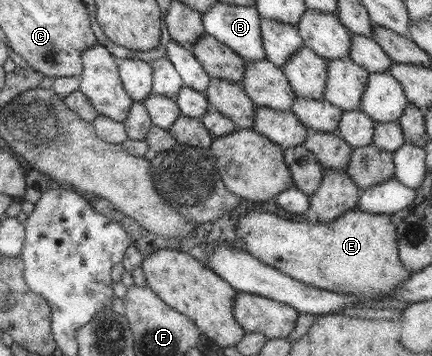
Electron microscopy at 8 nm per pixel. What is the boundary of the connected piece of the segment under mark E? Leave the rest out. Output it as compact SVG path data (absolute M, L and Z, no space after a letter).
M357 208L322 223L314 219L293 221L259 209L241 216L235 232L237 244L255 258L321 290L379 300L411 276L399 258L398 236L388 214L371 214Z

